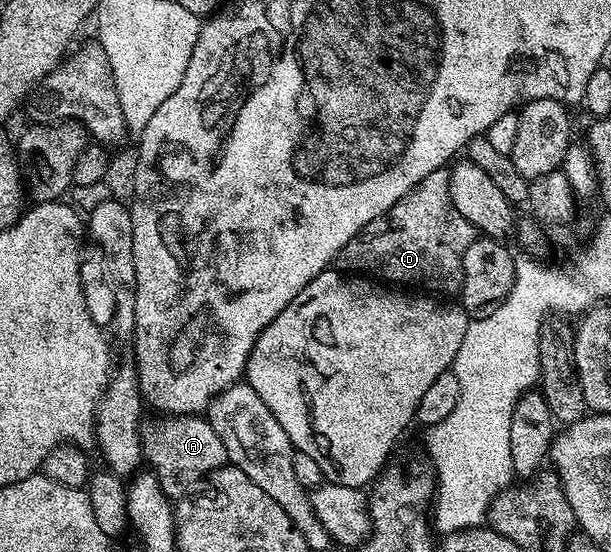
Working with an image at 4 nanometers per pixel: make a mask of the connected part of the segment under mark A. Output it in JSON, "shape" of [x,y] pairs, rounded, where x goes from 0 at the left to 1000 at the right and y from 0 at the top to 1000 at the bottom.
{"shape":[[[321,752],[270,754],[259,761],[264,763],[247,770],[244,783],[241,775],[236,784],[234,826],[270,899],[301,900],[303,889],[319,882],[334,862],[336,868],[347,864],[354,848],[368,846],[375,824],[340,759]]]}

